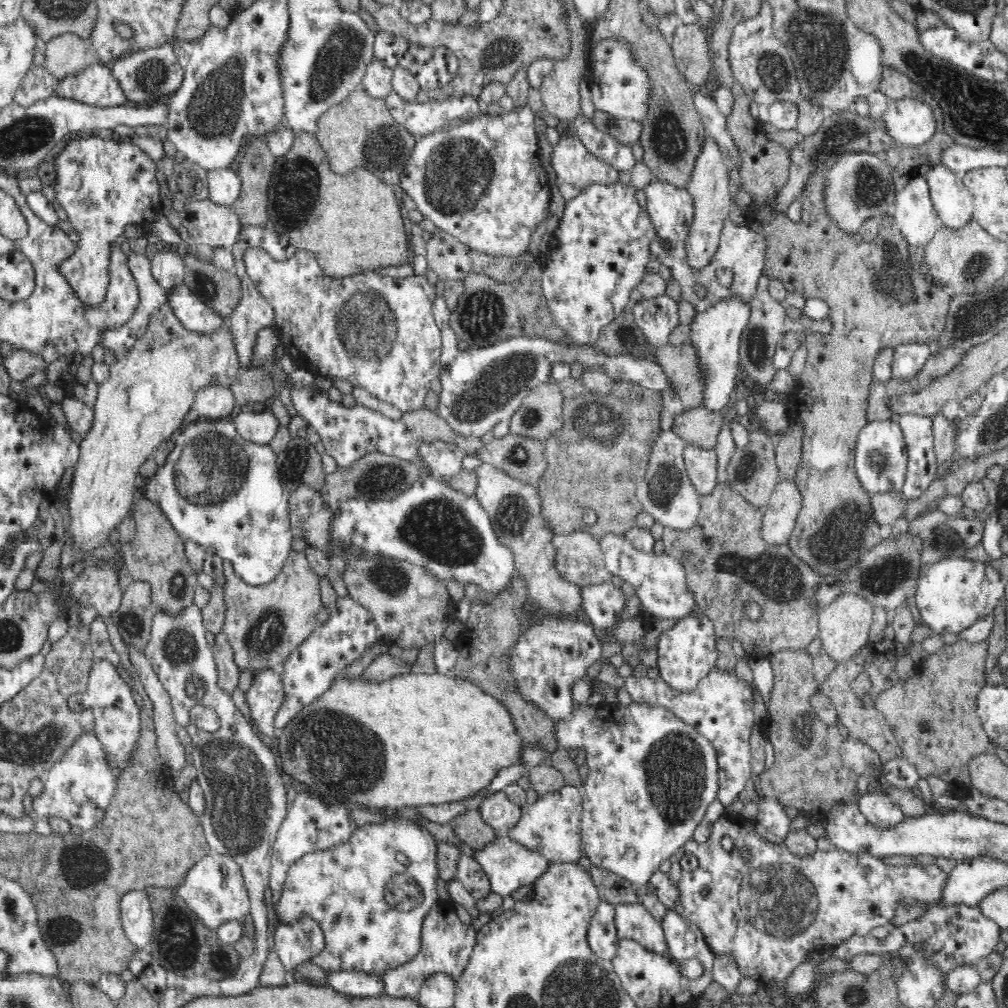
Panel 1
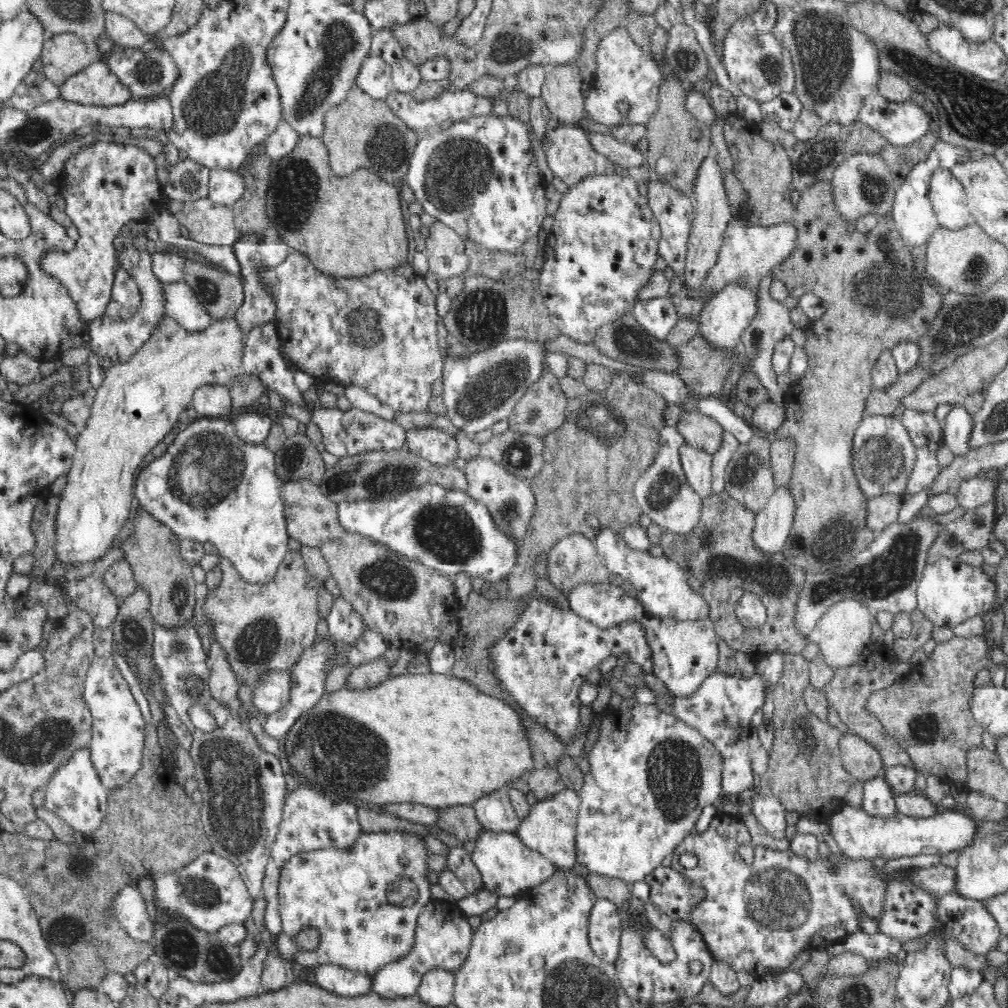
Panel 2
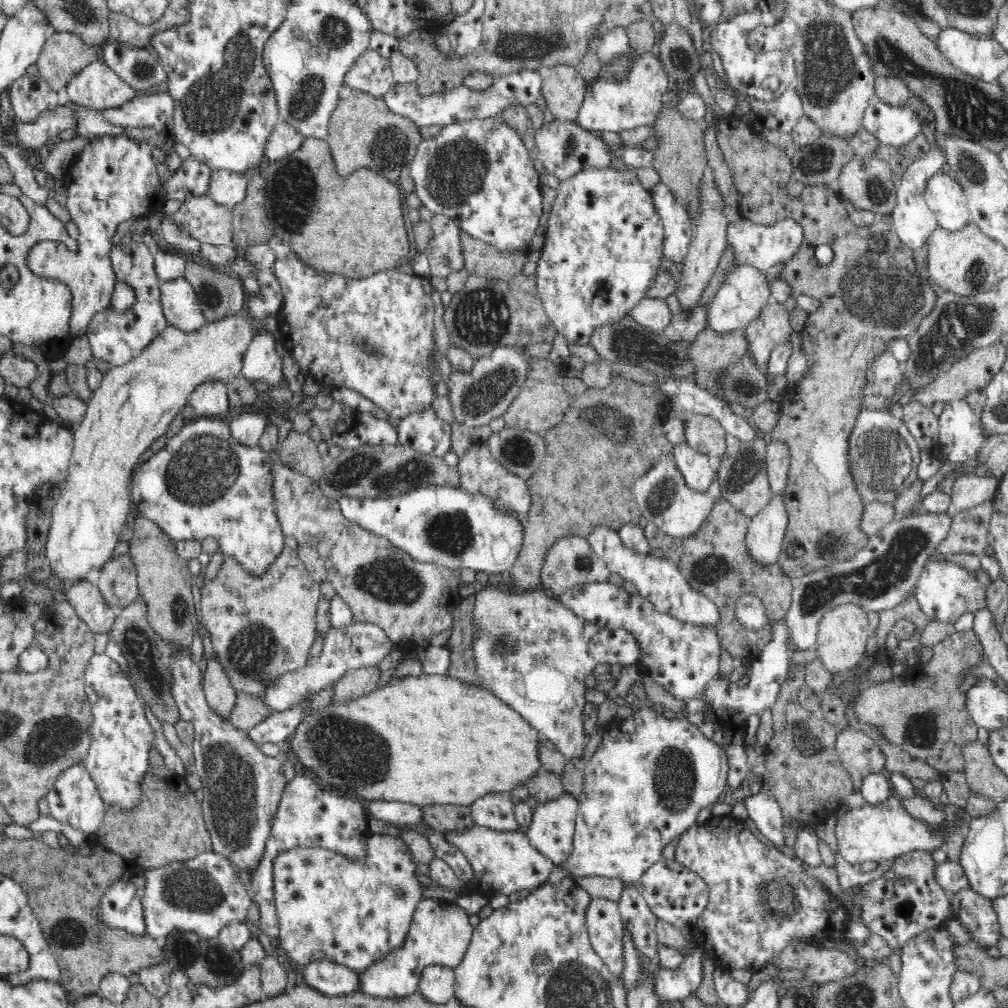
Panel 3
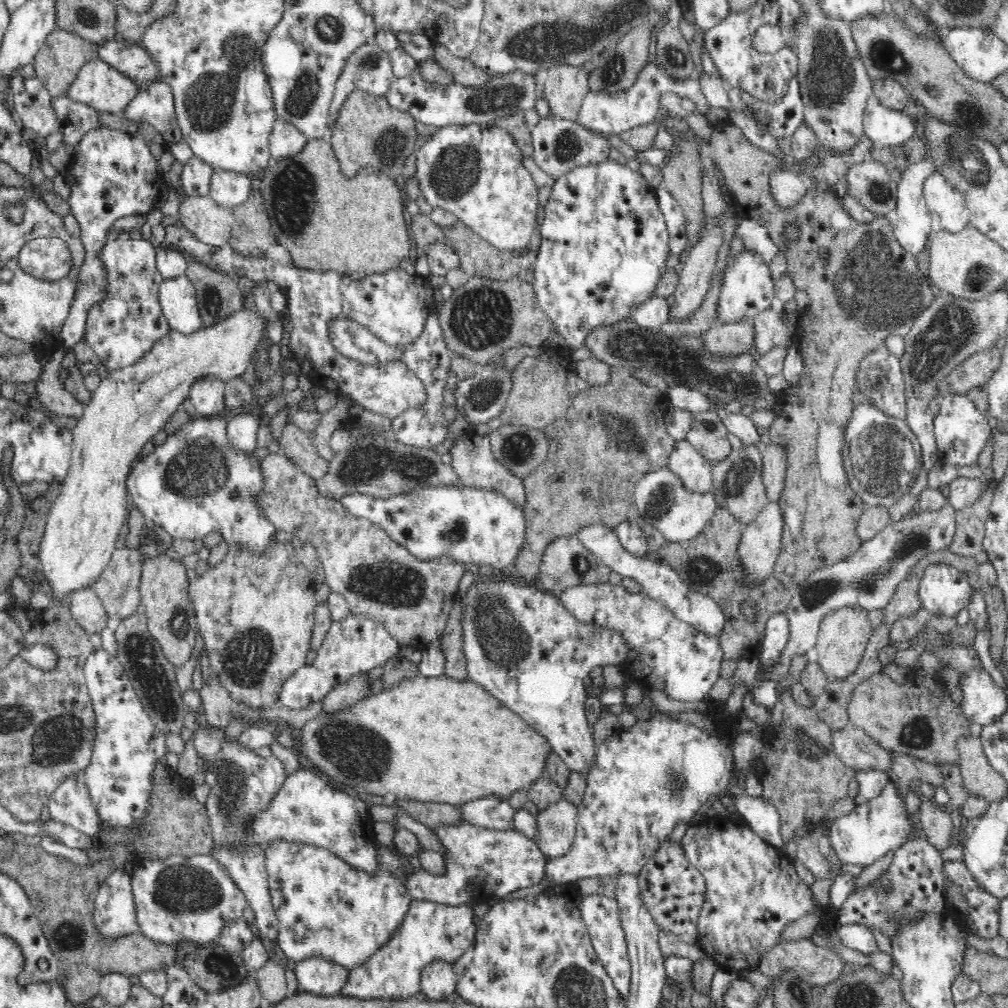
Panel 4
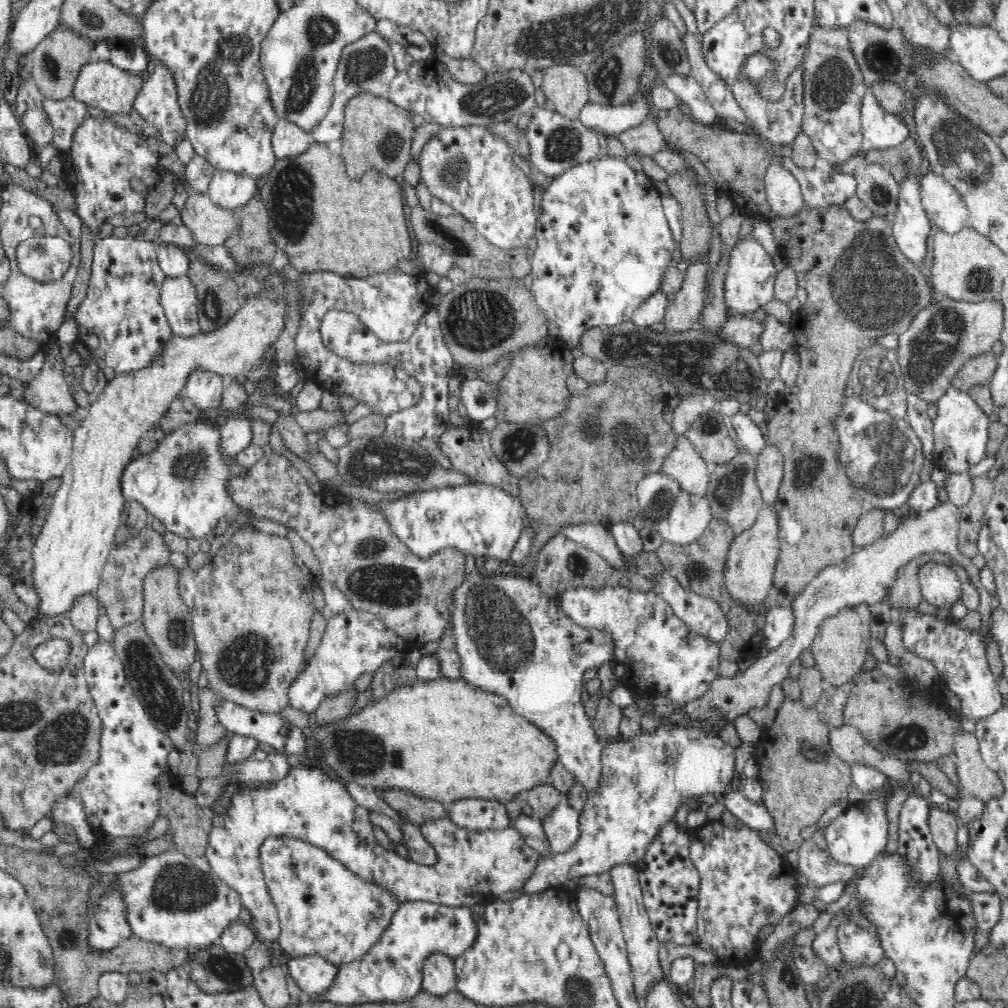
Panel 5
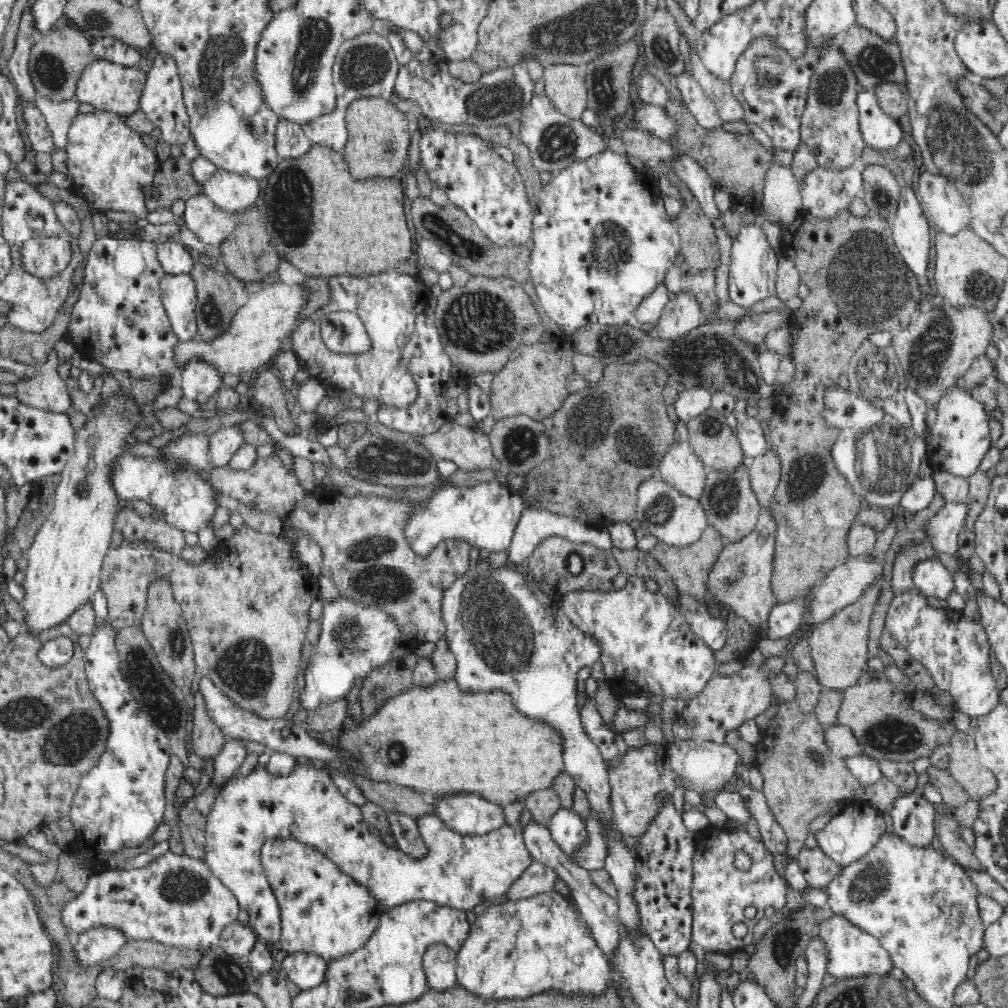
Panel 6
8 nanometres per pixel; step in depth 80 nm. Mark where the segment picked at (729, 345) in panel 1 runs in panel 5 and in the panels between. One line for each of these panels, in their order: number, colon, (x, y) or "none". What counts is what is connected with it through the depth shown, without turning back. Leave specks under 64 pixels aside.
2: (731, 310)
3: (745, 291)
4: (747, 289)
5: (749, 284)

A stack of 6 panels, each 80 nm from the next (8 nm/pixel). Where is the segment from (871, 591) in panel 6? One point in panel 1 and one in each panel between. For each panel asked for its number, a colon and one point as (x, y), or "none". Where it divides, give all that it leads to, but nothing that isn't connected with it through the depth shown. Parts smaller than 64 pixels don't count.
1: (844, 625)
2: (844, 631)
3: (844, 630)
4: (844, 633)
5: (840, 647)

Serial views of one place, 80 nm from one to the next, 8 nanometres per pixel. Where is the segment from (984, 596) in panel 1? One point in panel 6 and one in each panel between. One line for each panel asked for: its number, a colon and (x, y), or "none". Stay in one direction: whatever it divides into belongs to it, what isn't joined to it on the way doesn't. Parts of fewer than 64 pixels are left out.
2: (948, 592)
3: (944, 591)
4: (944, 589)
5: (939, 584)
6: (930, 575)

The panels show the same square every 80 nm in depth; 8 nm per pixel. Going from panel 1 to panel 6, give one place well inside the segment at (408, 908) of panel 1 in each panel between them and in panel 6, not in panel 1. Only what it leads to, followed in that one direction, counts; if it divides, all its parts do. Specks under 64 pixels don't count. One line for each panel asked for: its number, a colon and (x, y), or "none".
2: (363, 905)
3: (352, 913)
4: (326, 909)
5: (324, 910)
6: (323, 912)

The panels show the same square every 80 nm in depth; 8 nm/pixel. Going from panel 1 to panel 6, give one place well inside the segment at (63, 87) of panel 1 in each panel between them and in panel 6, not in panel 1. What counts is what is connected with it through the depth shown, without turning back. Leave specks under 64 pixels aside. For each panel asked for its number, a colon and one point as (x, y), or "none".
2: (96, 85)
3: (97, 86)
4: (101, 86)
5: (100, 84)
6: (110, 86)

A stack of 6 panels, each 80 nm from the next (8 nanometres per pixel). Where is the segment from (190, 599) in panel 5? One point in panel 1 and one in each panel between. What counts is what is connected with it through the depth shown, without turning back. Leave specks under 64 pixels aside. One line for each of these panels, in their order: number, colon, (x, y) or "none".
1: (264, 625)
2: (261, 627)
3: (261, 626)
4: (254, 611)

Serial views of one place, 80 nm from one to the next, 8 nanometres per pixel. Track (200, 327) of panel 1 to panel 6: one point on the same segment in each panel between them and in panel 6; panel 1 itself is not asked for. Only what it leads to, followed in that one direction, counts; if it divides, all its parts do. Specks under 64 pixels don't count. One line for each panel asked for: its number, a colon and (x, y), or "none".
2: (181, 303)
3: (181, 307)
4: (178, 298)
5: (178, 296)
6: (178, 292)

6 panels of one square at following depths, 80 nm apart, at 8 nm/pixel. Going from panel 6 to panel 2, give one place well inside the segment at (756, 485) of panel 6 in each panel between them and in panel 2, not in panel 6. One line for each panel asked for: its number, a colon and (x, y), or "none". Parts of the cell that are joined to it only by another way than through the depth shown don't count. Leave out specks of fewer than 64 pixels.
2: (781, 451)
3: (777, 457)
4: (773, 458)
5: (768, 472)

